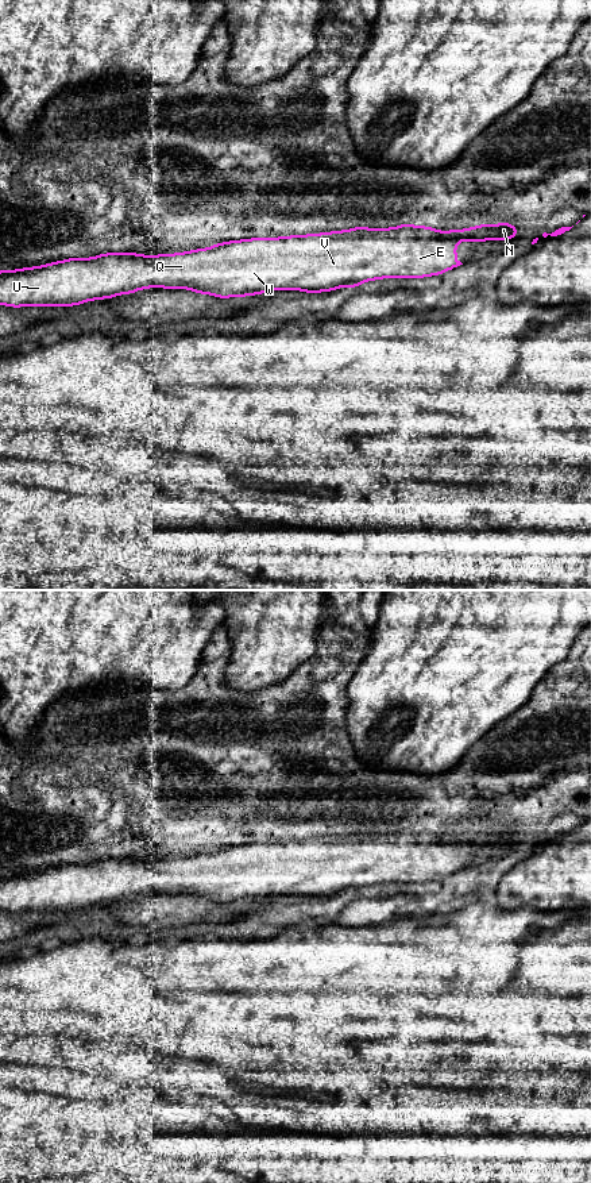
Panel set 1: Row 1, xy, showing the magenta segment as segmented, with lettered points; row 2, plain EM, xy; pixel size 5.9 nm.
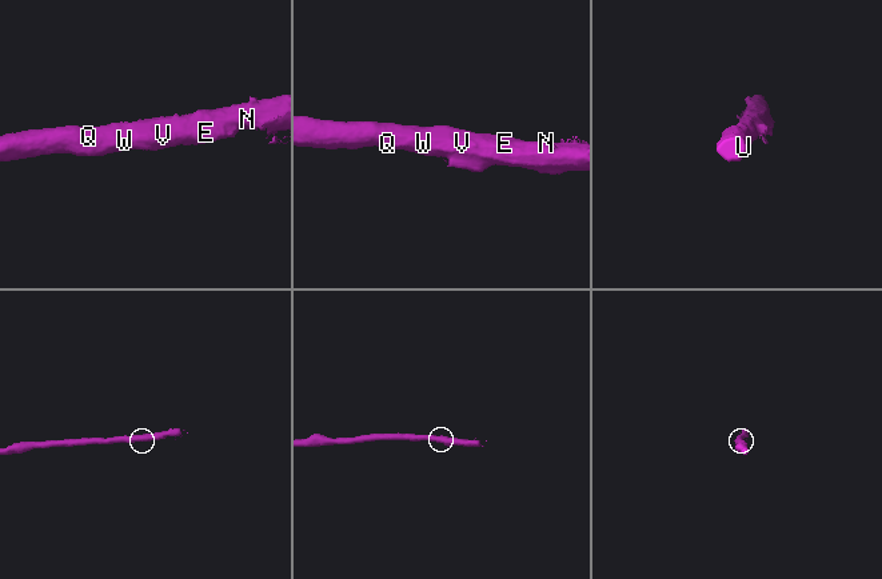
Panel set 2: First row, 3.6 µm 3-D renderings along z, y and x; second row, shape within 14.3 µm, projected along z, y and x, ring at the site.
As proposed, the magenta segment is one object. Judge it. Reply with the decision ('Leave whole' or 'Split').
Leave whole

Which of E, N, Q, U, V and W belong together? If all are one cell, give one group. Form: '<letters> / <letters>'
E N Q U V W

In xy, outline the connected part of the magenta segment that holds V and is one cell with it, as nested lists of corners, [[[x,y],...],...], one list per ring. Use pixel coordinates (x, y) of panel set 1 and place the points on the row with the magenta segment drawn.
[[[405,223],[391,228],[352,227],[348,231],[333,231],[306,235],[289,235],[285,238],[252,238],[216,243],[209,248],[197,248],[175,254],[140,255],[139,253],[105,253],[92,258],[69,258],[50,262],[43,266],[22,267],[18,270],[0,270],[0,305],[20,307],[74,307],[92,300],[113,298],[119,294],[131,294],[147,288],[190,289],[200,294],[212,294],[217,298],[246,297],[263,294],[271,290],[302,290],[310,294],[332,292],[343,286],[359,288],[364,281],[381,278],[425,278],[441,275],[463,265],[456,258],[459,240],[484,242],[518,238],[513,223],[480,224],[464,230],[437,231],[428,226],[414,227]]]

